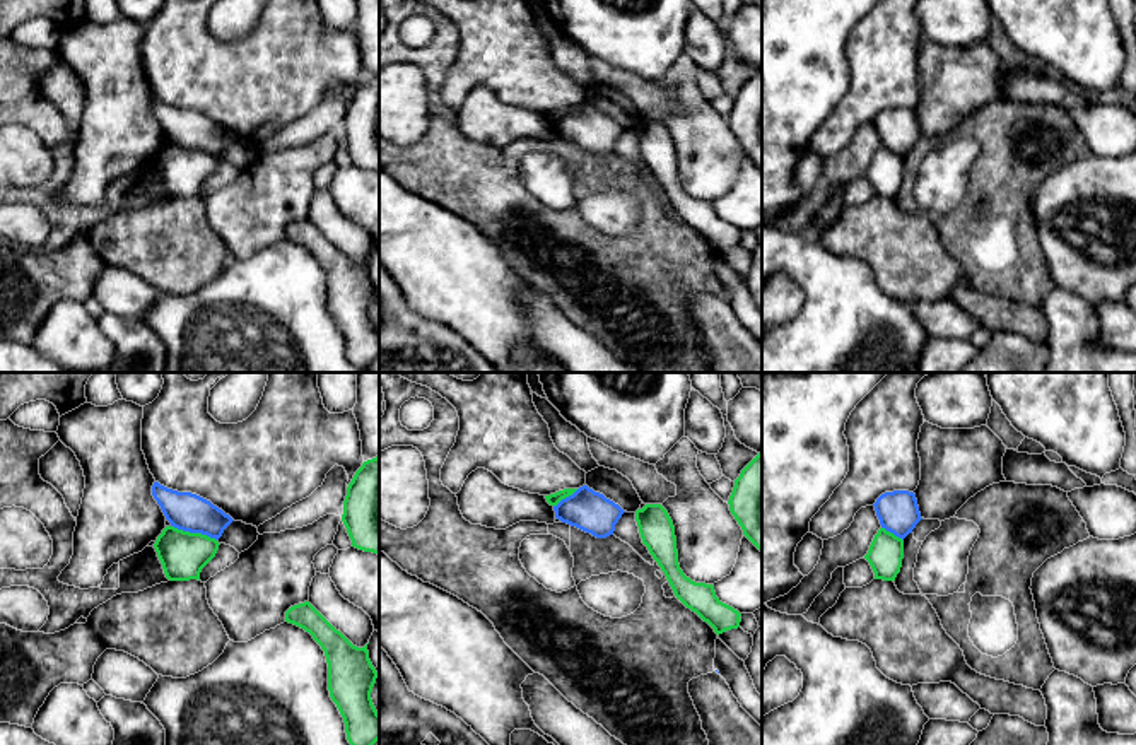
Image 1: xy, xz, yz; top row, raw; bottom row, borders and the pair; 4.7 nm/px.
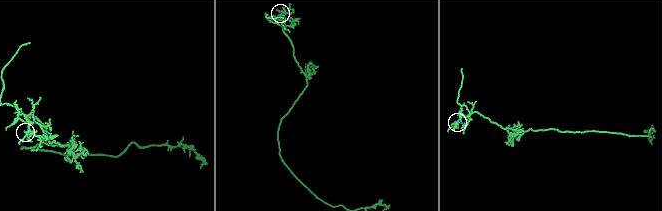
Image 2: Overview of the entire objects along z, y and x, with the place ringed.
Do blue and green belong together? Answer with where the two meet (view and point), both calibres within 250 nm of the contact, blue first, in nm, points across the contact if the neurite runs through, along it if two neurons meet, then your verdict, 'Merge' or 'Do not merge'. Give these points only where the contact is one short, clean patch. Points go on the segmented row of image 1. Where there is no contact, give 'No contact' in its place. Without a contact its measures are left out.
Touches blue at xy (193, 532). Thickness 180 nm (blue) against 220 nm. Boundary: xy (171, 525), (205, 533), (216, 540). Do not merge

